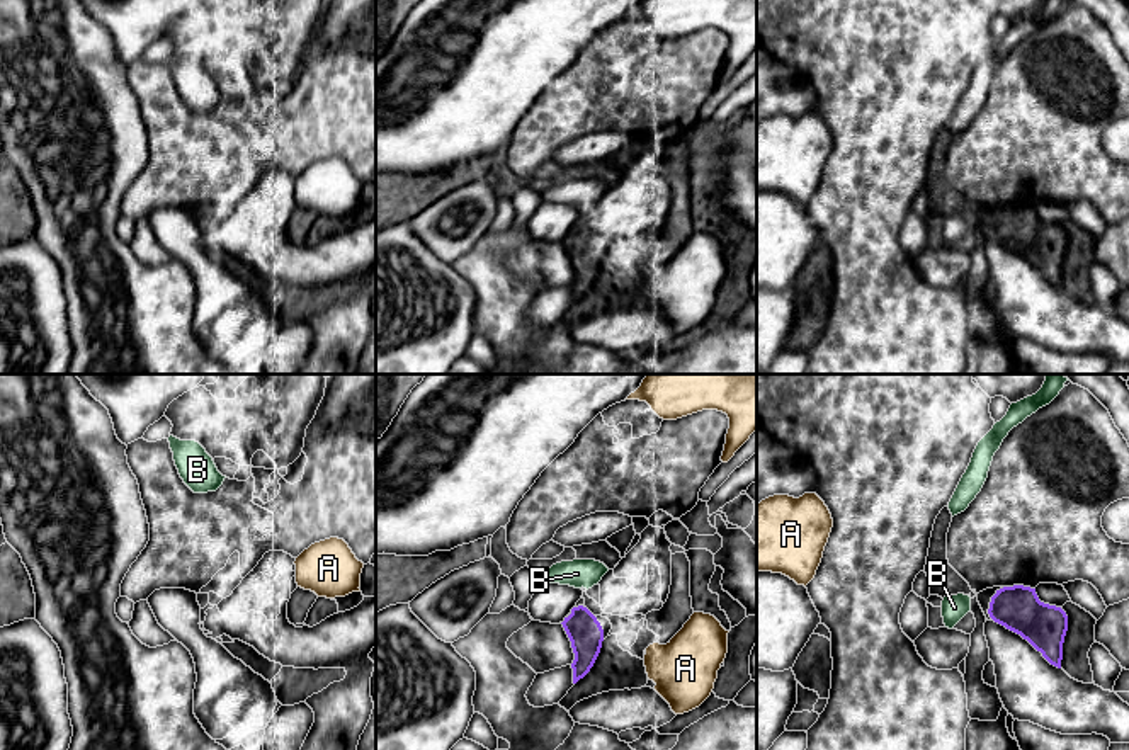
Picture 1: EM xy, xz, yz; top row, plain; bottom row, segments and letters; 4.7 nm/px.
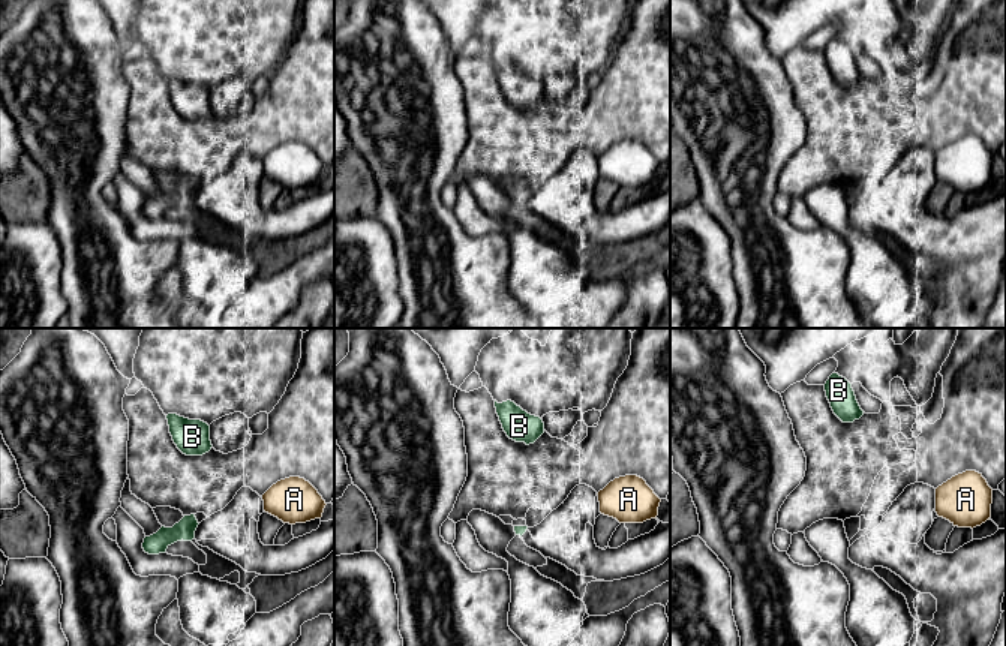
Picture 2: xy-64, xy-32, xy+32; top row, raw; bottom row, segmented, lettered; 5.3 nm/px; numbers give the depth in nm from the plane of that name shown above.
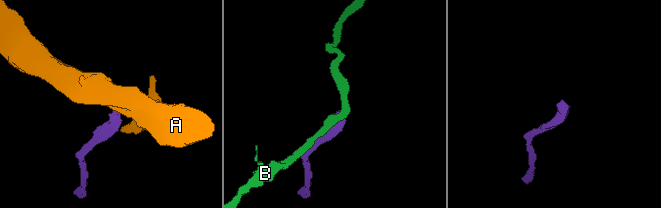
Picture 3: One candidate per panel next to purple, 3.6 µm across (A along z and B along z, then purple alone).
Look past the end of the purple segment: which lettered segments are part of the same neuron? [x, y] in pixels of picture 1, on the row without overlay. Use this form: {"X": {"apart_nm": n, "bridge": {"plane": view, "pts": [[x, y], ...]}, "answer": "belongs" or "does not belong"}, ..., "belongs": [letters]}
{"A": {"apart_nm": 220, "bridge": {"plane": "xz", "pts": [[602, 259], [646, 267]]}, "answer": "does not belong"}, "B": {"apart_nm": 80, "bridge": {"plane": "xz", "pts": [[582, 225], [587, 208]]}, "answer": "does not belong"}, "belongs": []}

